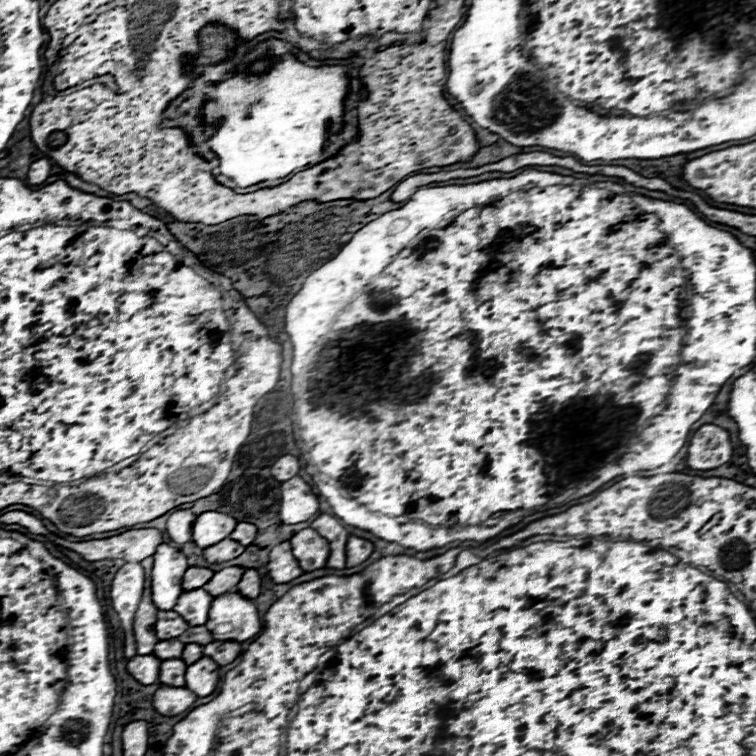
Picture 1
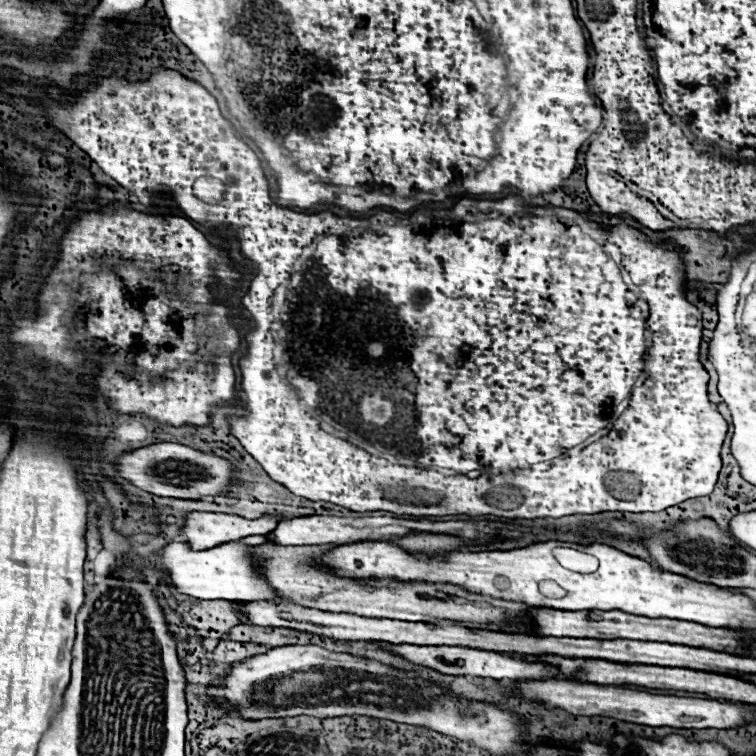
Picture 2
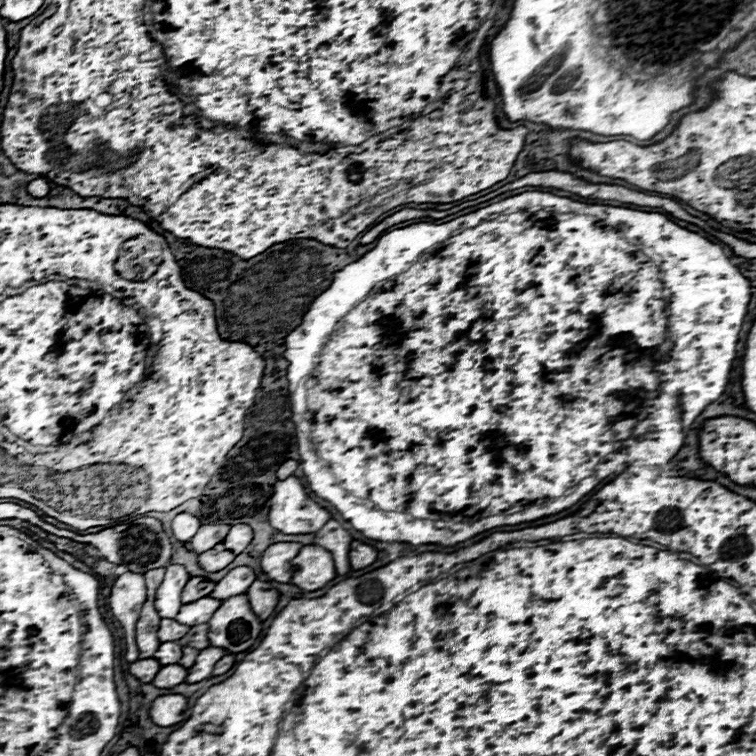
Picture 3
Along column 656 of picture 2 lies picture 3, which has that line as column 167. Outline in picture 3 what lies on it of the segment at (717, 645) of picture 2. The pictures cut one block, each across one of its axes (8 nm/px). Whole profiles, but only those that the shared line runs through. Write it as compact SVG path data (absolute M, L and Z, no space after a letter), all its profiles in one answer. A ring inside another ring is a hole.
M162 620L160 628L158 628L158 636L162 642L174 642L174 640L180 640L188 630L190 630L190 626L180 624L176 620Z

